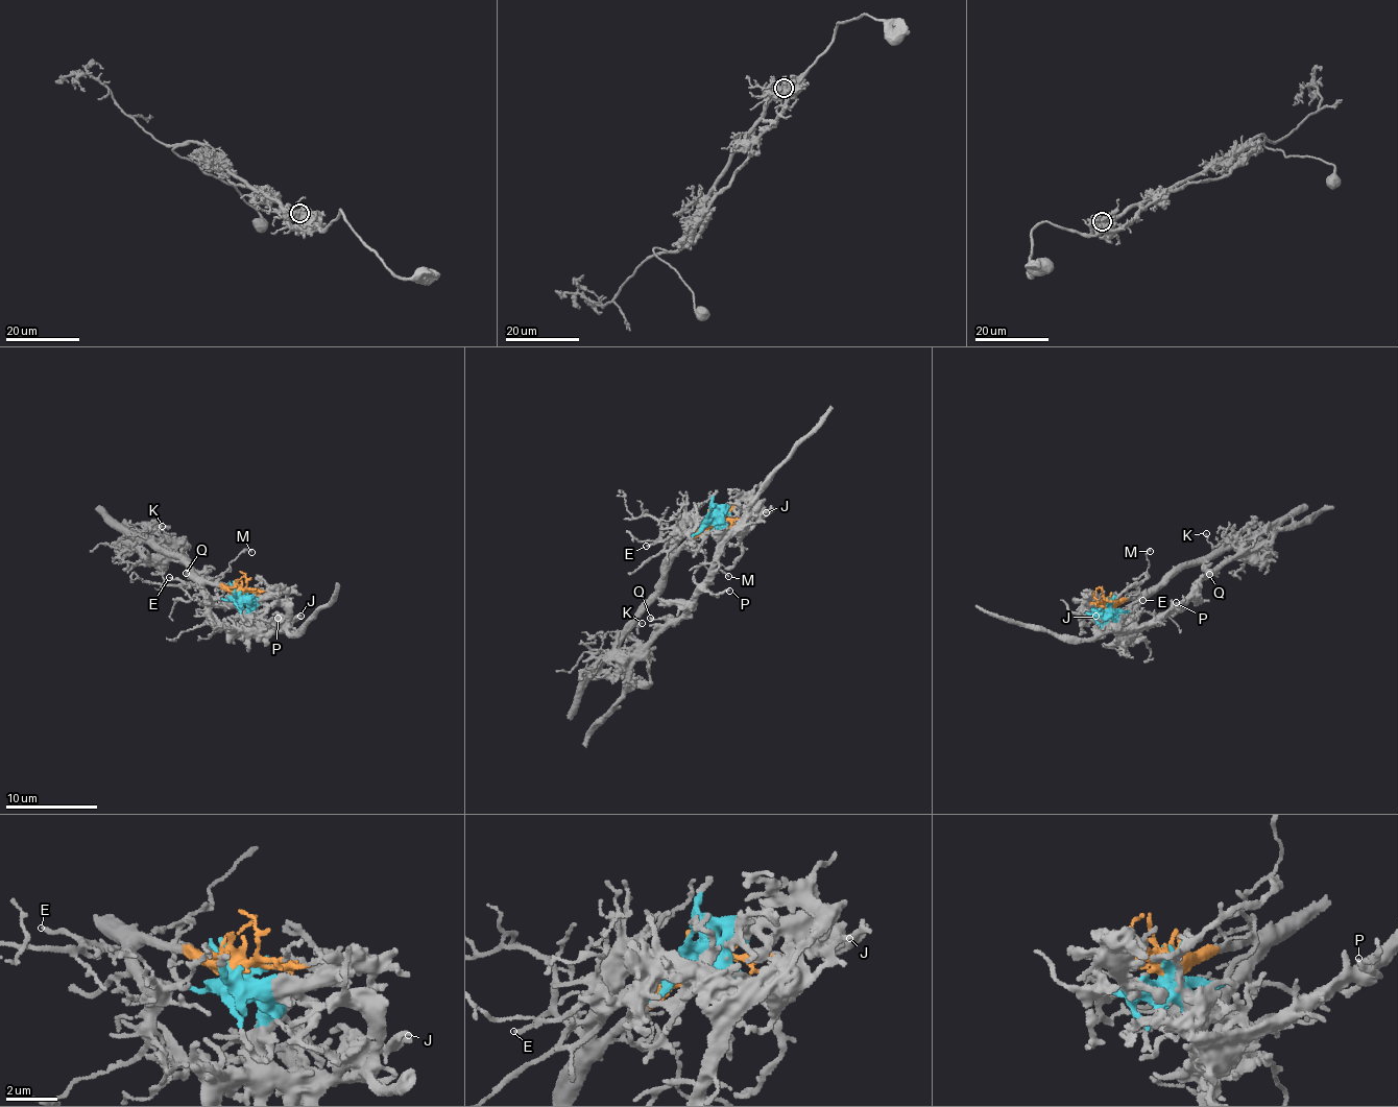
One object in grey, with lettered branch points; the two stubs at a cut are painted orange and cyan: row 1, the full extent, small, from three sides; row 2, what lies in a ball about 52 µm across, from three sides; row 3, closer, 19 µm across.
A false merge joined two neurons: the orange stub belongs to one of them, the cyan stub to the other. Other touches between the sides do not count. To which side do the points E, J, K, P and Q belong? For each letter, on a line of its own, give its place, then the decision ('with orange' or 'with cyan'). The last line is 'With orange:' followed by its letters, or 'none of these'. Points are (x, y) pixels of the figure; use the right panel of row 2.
E: place (1142, 600); with orange
J: place (1095, 616); with cyan
K: place (1206, 533); with orange
P: place (1176, 602); with cyan
Q: place (1209, 574); with cyan
With orange: E, K

